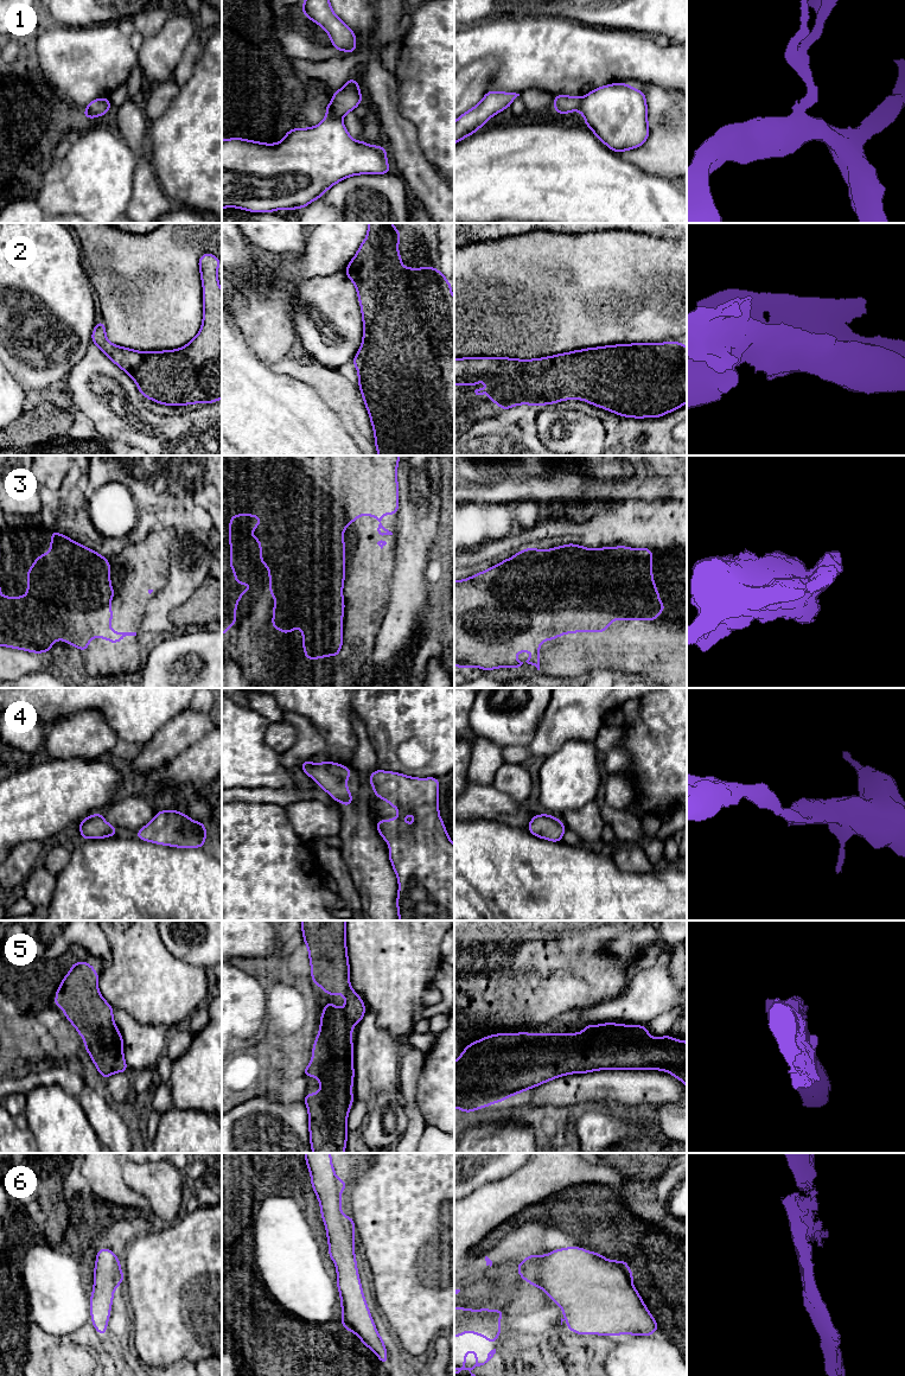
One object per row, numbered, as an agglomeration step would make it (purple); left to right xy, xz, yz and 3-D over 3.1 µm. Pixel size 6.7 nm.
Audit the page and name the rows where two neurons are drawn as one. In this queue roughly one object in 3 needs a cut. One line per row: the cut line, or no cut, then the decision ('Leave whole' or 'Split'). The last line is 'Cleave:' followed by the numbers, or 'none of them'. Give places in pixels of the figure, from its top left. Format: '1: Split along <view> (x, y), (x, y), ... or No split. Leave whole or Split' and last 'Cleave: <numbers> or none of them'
1: Split along yz (581, 97), (578, 109). Split
2: No split. Leave whole
3: No split. Leave whole
4: No split. Leave whole
5: No split. Leave whole
6: No split. Leave whole
Cleave: 1

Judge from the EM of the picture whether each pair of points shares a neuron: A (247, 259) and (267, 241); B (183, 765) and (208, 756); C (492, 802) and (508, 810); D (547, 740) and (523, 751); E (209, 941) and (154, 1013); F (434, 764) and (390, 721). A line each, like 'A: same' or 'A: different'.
A: different
B: same
C: same
D: different
E: different
F: same

